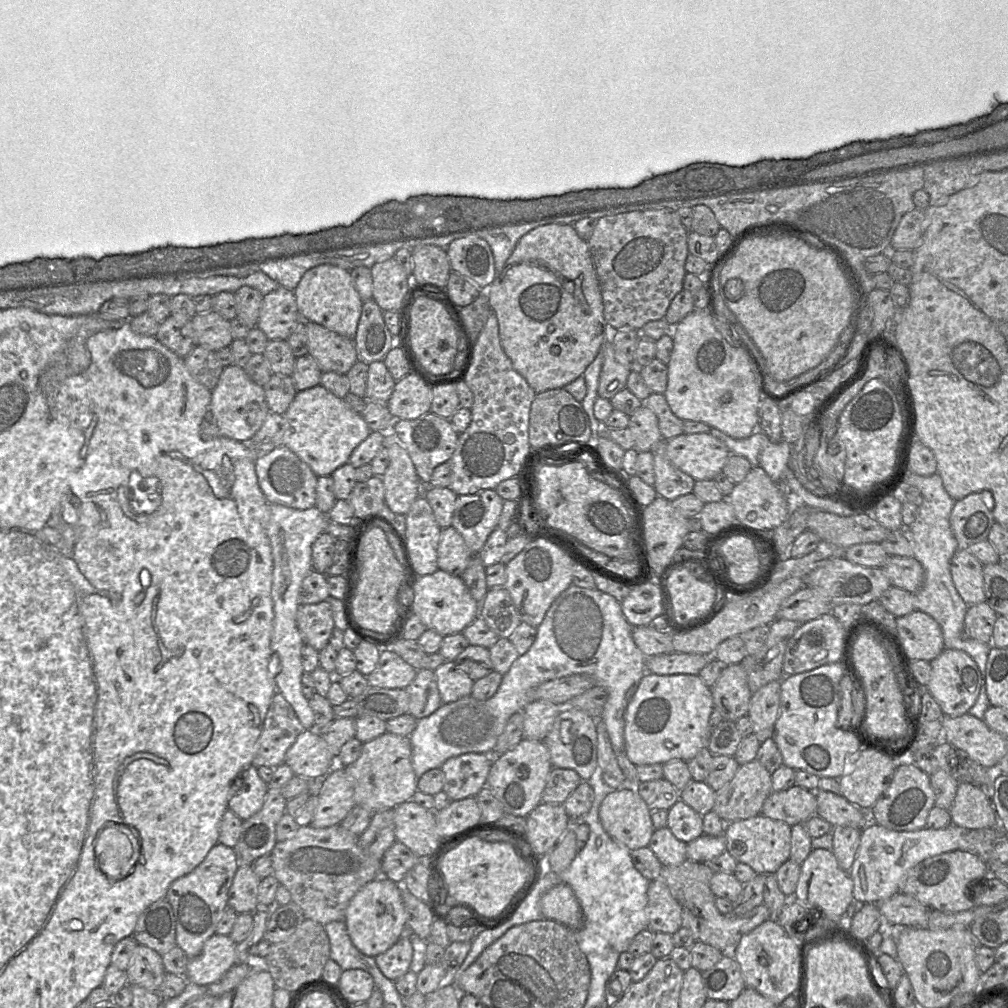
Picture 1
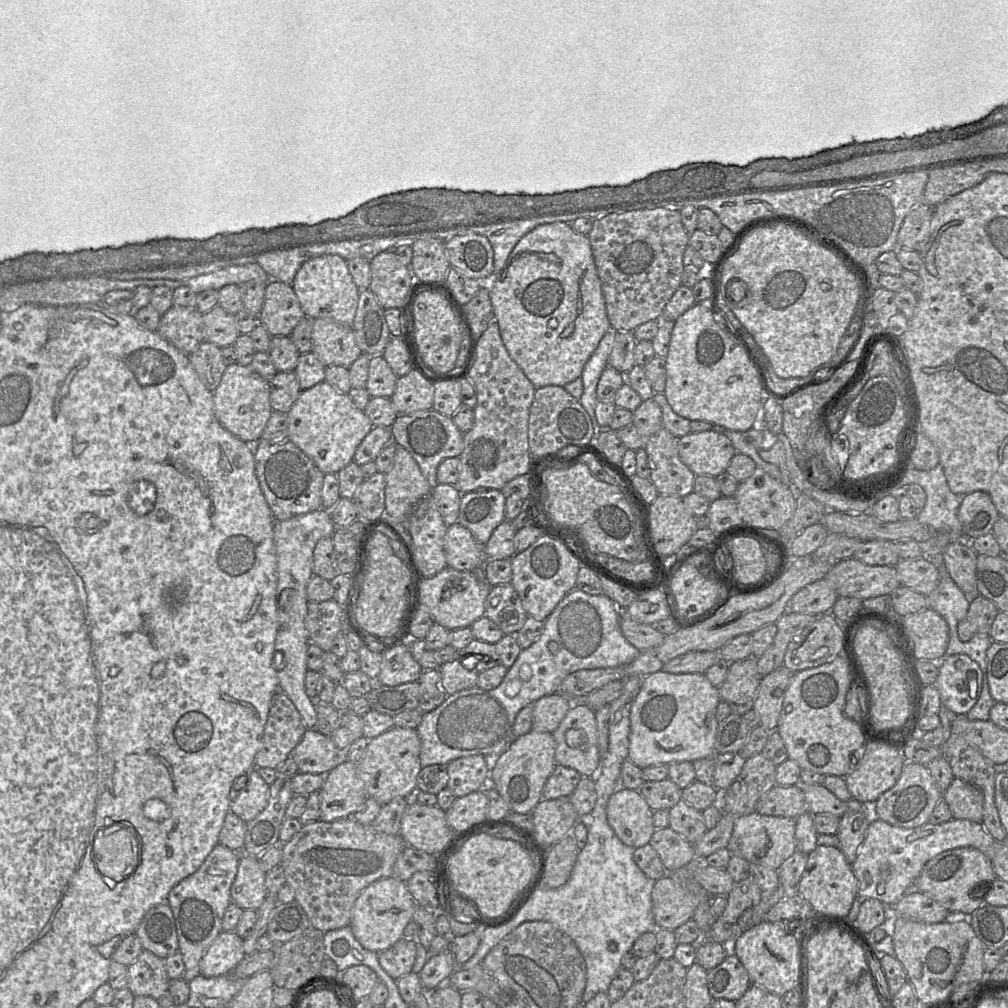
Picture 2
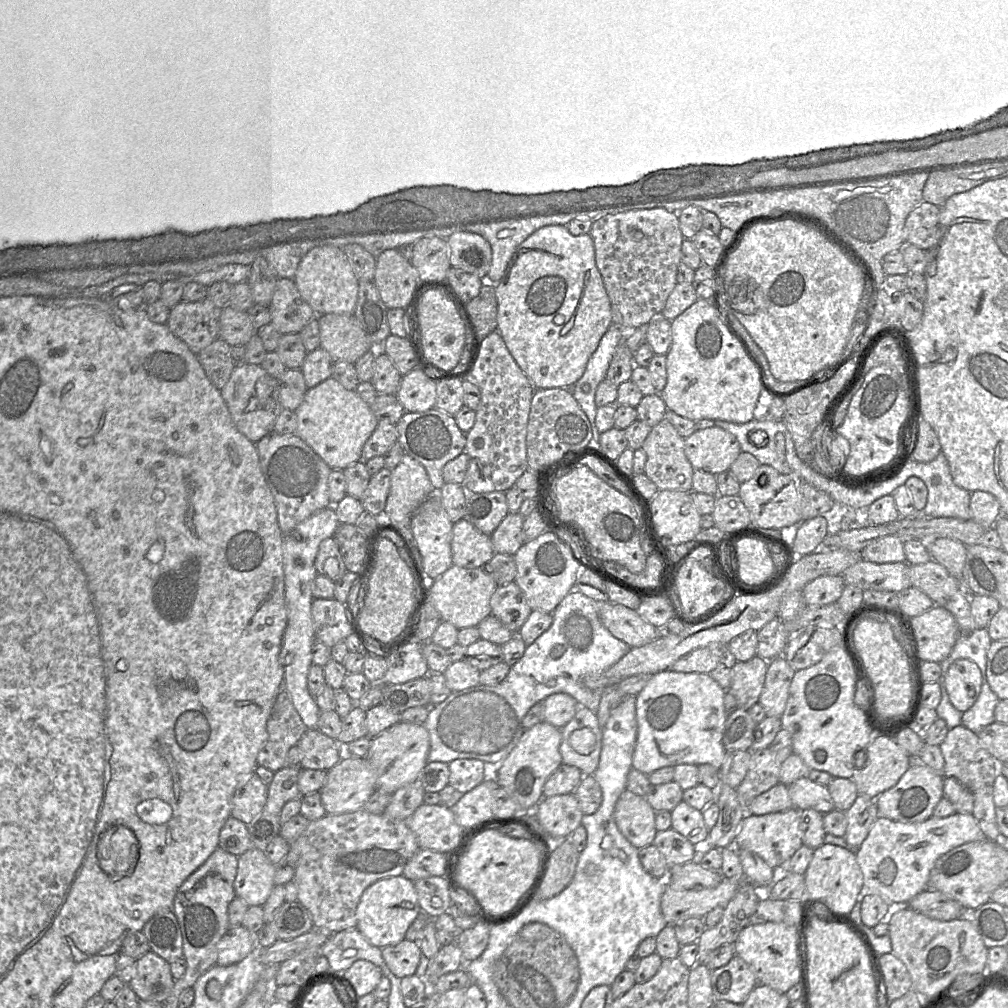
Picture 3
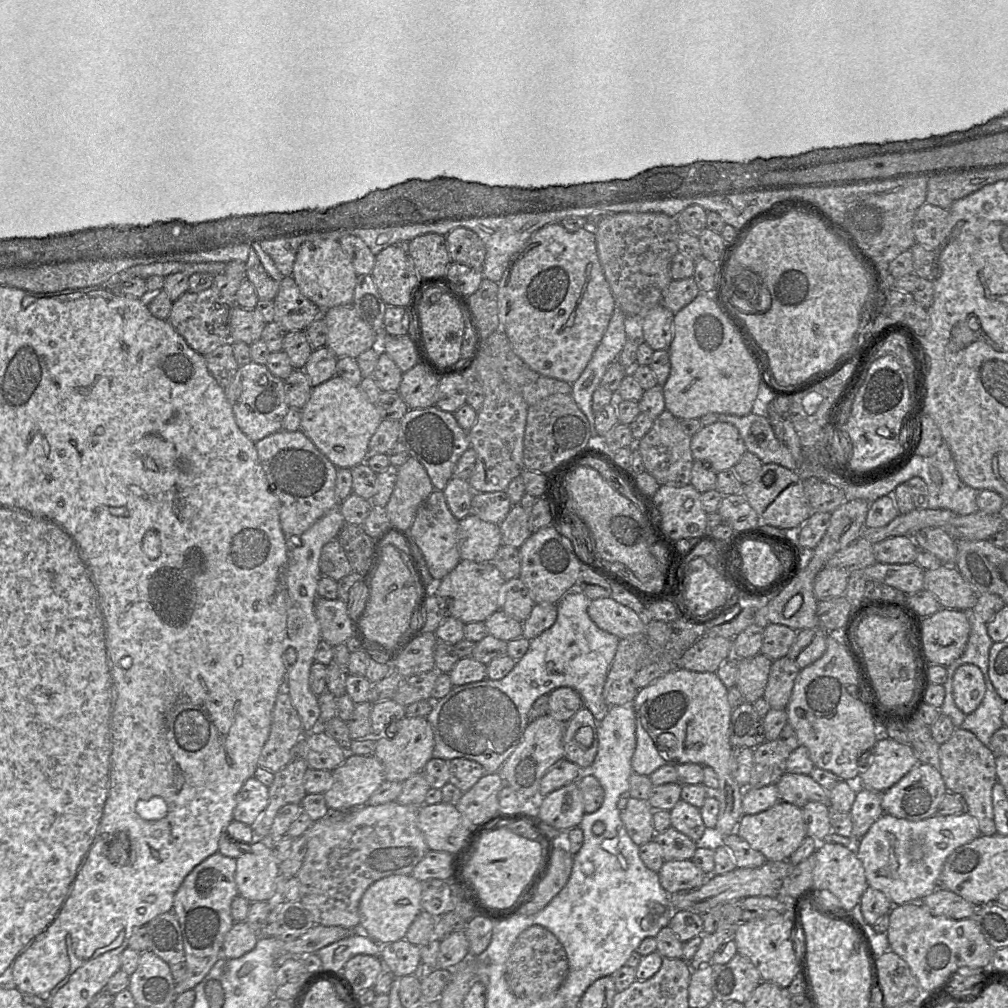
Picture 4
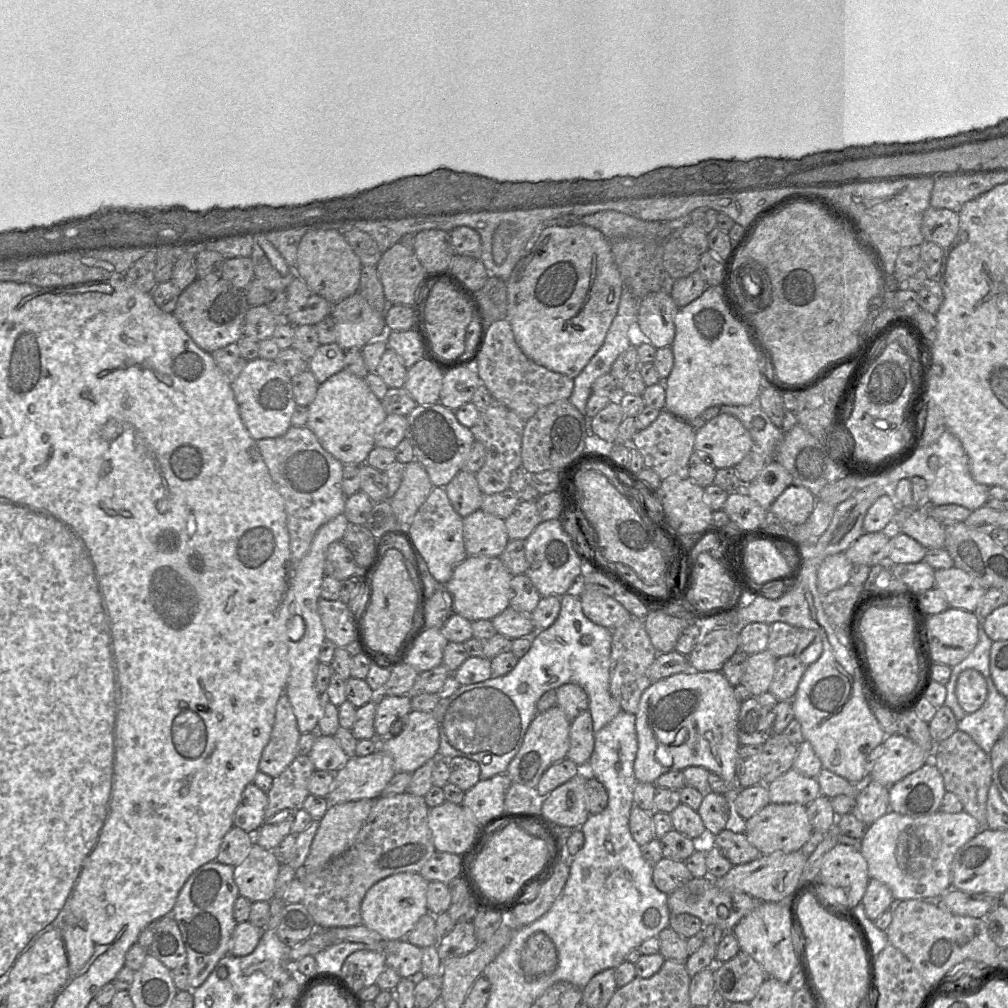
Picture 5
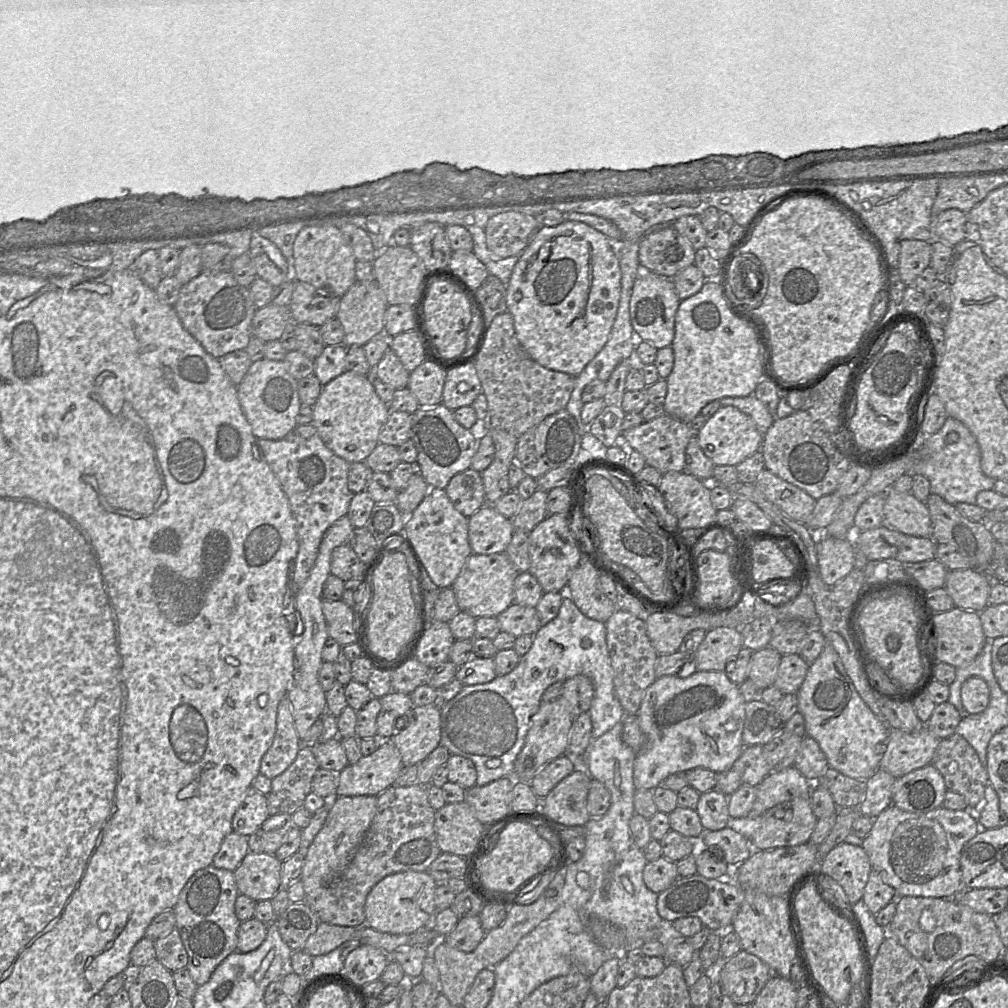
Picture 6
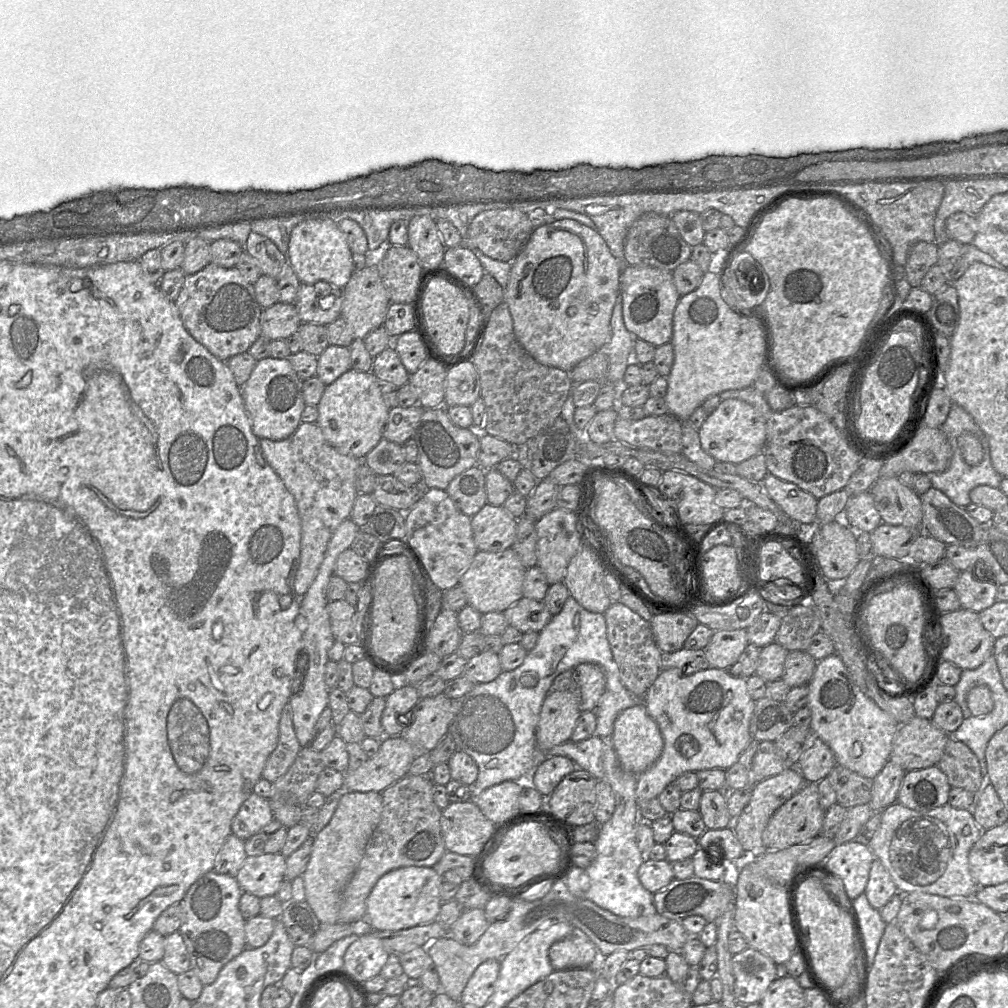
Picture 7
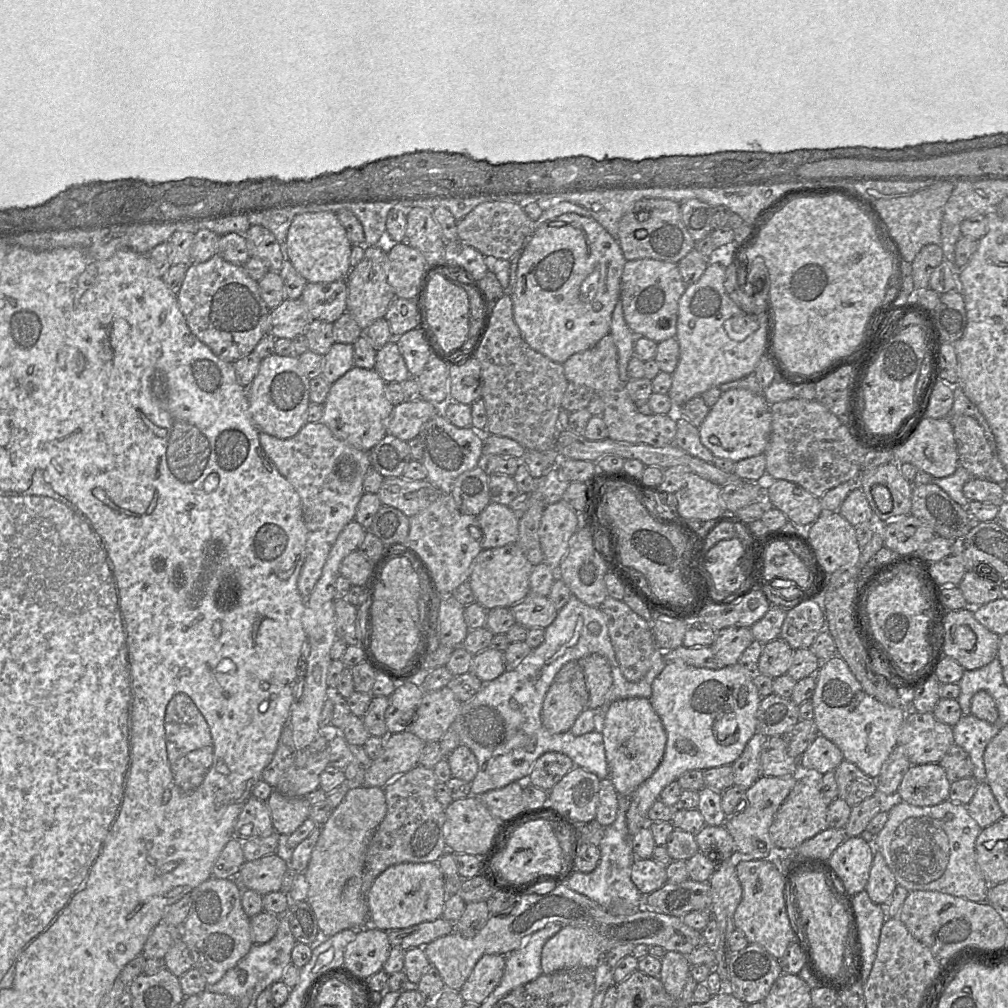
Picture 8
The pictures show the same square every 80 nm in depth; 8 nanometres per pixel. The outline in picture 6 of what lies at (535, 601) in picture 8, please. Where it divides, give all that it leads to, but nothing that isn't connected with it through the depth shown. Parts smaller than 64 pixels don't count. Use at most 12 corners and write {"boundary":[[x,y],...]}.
{"boundary":[[512,603],[497,616],[500,630],[534,635],[542,626],[535,607]]}

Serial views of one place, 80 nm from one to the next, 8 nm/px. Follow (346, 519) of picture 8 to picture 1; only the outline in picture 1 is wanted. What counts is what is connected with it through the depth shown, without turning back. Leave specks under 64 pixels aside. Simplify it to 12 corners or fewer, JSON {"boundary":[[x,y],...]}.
{"boundary":[[287,446],[256,458],[270,504],[316,507],[318,476]]}

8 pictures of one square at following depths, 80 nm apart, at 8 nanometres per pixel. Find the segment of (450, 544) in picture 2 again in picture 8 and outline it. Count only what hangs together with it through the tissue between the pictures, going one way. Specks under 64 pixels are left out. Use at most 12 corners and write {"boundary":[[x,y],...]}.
{"boundary":[[490,502],[477,516],[482,549],[516,543],[519,519]]}

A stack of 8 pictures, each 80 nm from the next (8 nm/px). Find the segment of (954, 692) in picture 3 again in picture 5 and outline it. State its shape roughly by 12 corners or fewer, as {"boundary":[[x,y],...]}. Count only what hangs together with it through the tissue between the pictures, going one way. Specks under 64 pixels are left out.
{"boundary":[[977,670],[958,676],[955,694],[964,712],[987,699],[986,680]]}

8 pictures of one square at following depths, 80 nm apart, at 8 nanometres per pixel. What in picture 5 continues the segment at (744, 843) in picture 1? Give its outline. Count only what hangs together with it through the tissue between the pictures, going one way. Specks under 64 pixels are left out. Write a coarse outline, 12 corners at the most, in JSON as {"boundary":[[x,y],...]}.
{"boundary":[[769,803],[740,829],[761,854],[800,850],[806,805]]}

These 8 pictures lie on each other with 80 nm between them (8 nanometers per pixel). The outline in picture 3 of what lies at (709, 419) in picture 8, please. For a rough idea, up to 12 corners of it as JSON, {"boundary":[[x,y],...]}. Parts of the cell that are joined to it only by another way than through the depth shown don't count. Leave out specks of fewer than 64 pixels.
{"boundary":[[718,426],[684,441],[693,469],[729,470],[741,451],[736,437]]}

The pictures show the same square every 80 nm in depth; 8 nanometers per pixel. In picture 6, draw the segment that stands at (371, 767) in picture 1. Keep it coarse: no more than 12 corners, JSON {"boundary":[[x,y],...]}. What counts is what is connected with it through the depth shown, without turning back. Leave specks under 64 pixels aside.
{"boundary":[[414,706],[390,740],[404,767],[441,742],[440,706]]}

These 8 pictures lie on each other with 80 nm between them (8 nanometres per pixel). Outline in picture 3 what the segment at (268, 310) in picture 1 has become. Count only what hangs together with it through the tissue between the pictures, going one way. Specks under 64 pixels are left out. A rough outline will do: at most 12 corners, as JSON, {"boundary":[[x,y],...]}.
{"boundary":[[278,278],[269,308],[282,335],[317,316],[294,280]]}

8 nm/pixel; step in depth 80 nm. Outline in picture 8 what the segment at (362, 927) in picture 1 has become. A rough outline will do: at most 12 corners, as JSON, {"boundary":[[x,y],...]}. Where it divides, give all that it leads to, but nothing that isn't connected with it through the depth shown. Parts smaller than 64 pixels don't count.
{"boundary":[[437,862],[388,867],[367,893],[370,925],[391,931],[442,917]]}

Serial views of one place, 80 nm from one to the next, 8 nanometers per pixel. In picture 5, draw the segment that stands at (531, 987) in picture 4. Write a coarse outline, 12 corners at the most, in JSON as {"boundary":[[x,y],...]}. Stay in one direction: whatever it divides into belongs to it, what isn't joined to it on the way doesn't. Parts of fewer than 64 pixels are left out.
{"boundary":[[543,932],[521,951],[528,981],[550,975],[558,965],[555,944]]}

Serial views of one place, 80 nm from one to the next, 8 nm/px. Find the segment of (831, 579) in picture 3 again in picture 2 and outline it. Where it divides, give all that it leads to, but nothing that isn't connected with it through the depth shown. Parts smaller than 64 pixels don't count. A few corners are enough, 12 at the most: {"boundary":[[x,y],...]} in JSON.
{"boundary":[[825,579],[800,589],[786,612],[830,613],[838,595]]}

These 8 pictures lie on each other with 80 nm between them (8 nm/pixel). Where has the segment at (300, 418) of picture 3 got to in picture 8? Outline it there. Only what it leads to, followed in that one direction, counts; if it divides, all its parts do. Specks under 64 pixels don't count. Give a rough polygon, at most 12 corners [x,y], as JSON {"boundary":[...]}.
{"boundary":[[354,366],[323,403],[332,434],[370,452],[395,406],[375,369]]}

